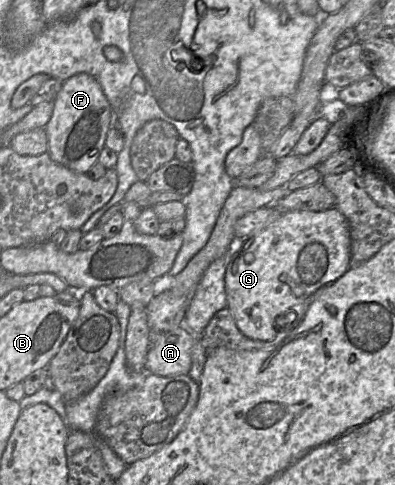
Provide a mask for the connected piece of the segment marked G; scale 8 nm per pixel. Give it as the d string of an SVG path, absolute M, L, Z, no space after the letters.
M331 208L321 212L314 211L287 211L282 212L281 216L272 224L264 229L246 236L244 239L240 239L236 243L236 252L232 256L229 264L227 265L225 273L225 291L227 297L227 307L230 309L234 321L240 330L246 337L259 340L268 341L273 340L278 335L278 326L285 323L294 324L295 321L301 322L303 319L297 319L297 314L292 313L292 308L298 304L308 303L308 306L313 301L315 294L322 290L325 286L335 282L341 276L343 276L350 268L351 258L351 238L349 232L349 226L346 218L336 208Z

